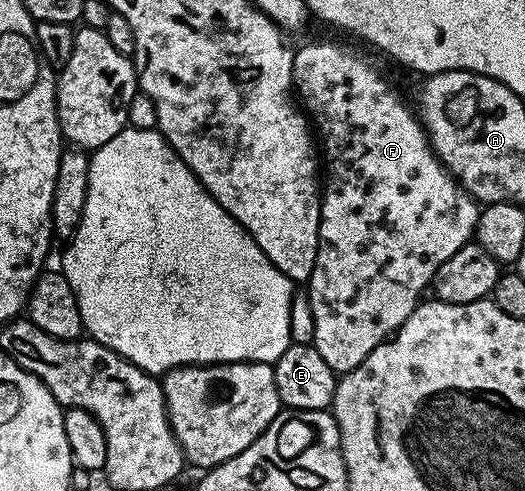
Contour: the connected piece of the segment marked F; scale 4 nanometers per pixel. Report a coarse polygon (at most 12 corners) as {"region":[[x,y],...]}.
{"region":[[296,47],[323,158],[311,344],[351,372],[479,203],[365,58]]}

